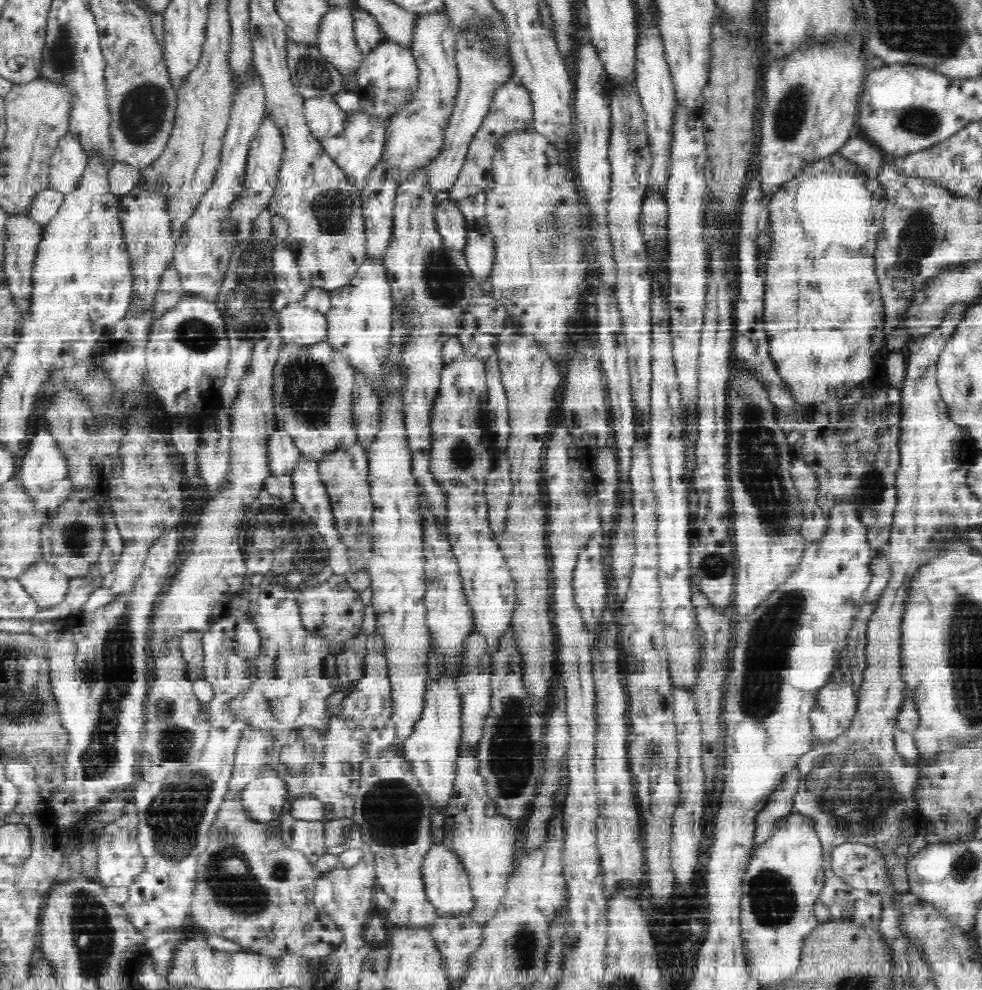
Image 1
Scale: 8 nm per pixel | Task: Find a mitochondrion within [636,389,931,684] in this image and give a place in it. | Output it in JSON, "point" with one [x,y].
{"point":[871,487]}

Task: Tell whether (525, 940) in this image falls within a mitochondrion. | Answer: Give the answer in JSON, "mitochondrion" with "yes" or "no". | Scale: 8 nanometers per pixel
{"mitochondrion":"yes"}

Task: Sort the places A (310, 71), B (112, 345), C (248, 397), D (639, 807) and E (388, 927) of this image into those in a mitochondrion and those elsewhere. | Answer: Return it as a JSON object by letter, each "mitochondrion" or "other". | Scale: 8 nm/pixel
{"A":"mitochondrion","B":"other","C":"other","D":"other","E":"other"}

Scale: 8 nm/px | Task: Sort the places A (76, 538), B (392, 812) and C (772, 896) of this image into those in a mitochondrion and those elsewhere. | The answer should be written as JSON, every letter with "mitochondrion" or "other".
{"A":"mitochondrion","B":"mitochondrion","C":"mitochondrion"}

